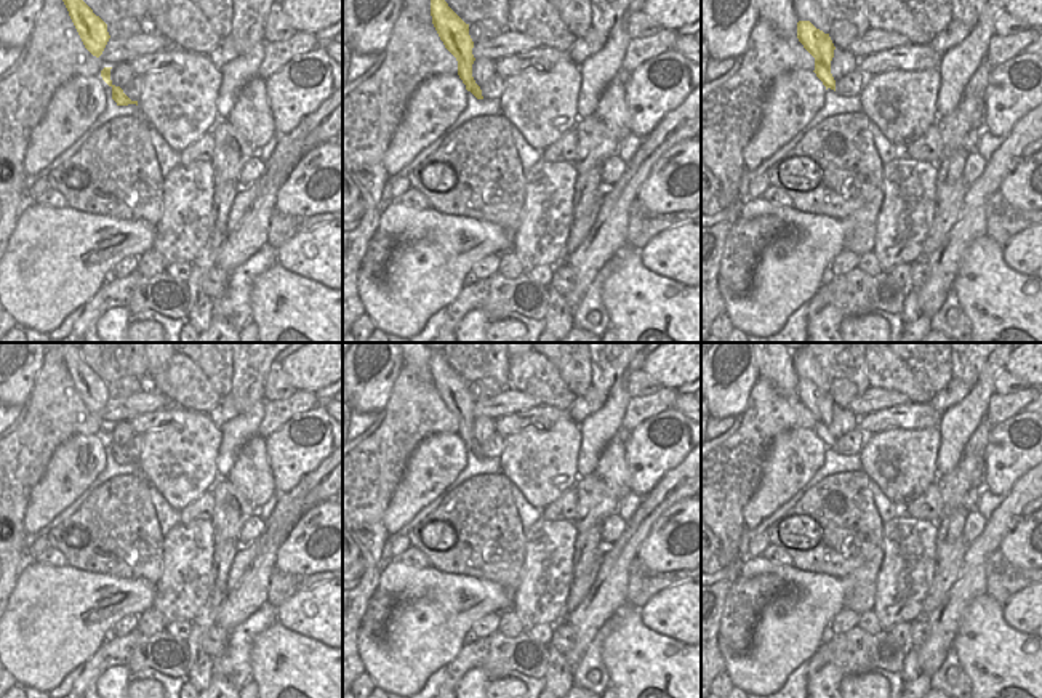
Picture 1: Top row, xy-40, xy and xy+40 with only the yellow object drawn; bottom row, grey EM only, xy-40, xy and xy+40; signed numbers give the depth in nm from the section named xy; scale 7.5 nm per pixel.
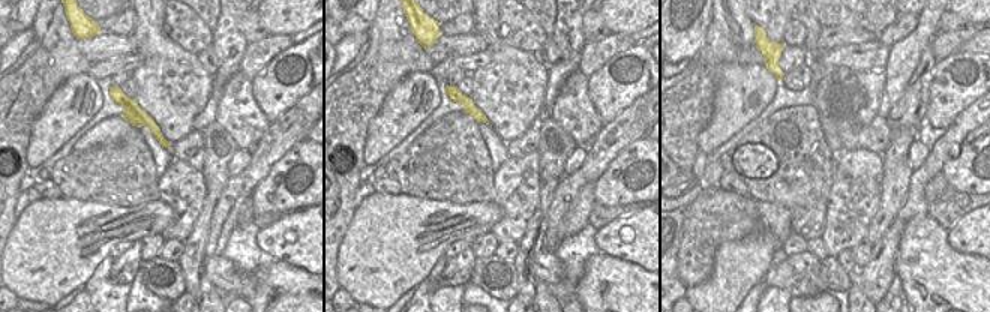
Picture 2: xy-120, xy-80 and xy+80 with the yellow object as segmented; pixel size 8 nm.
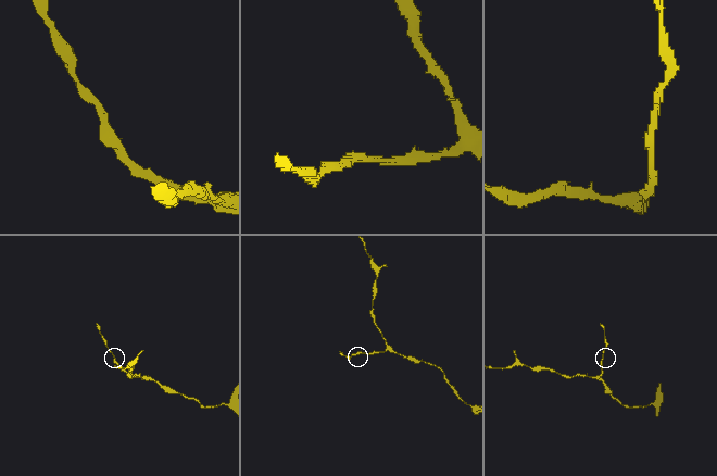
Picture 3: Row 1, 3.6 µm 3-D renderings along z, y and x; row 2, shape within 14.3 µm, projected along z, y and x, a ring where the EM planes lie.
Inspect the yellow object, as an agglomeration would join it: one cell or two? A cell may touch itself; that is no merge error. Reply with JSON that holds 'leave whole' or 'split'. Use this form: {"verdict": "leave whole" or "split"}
{"verdict": "leave whole"}

